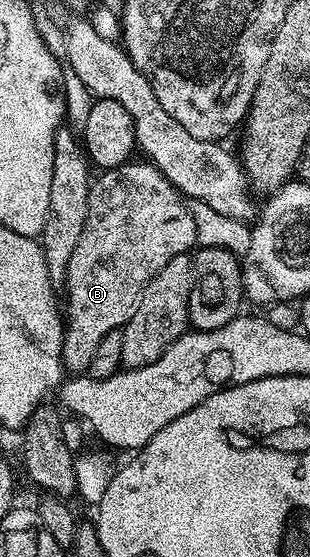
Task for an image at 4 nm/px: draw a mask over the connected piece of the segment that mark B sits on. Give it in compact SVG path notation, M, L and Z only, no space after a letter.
M130 161L122 167L111 167L100 172L89 188L89 212L79 237L75 253L67 265L63 290L69 294L69 315L64 320L62 360L70 372L88 372L91 357L99 349L99 341L107 333L124 328L135 317L145 287L171 261L171 257L192 252L197 247L195 217L189 212L189 203L171 181L150 161Z

